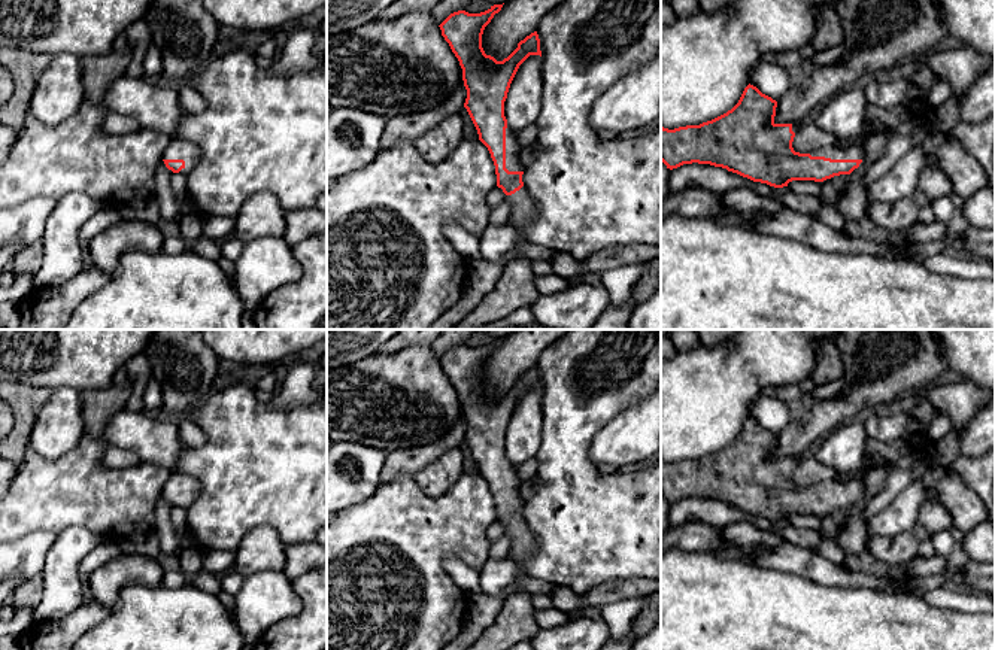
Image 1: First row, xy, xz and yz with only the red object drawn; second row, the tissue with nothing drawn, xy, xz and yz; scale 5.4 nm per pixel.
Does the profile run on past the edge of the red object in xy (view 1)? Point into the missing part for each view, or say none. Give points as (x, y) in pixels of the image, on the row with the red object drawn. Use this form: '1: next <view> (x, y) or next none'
1: next xy (190, 152)

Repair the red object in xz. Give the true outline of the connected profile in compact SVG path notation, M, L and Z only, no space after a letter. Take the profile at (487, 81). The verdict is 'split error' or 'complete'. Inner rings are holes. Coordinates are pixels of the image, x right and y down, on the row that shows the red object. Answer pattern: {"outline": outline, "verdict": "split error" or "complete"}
{"outline": "M494 4L480 13L458 10L451 13L439 27L462 69L467 89L467 109L479 140L488 148L495 165L497 186L510 201L510 221L516 230L524 228L536 218L536 206L527 192L522 174L521 151L515 133L507 127L504 101L519 66L530 55L540 55L537 31L518 43L518 48L503 61L486 55L482 48L482 34L503 4Z", "verdict": "split error"}

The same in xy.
{"outline": "M172 137L163 161L173 173L188 174L200 162L201 151L195 143Z", "verdict": "split error"}

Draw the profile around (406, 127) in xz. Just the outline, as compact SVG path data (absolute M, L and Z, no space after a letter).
M461 81L459 86L453 92L448 94L439 106L425 112L400 115L388 119L382 134L380 151L385 151L400 142L410 142L415 145L419 137L439 122L453 113L458 113L458 110L464 107L465 98L467 89L464 86L464 81Z

